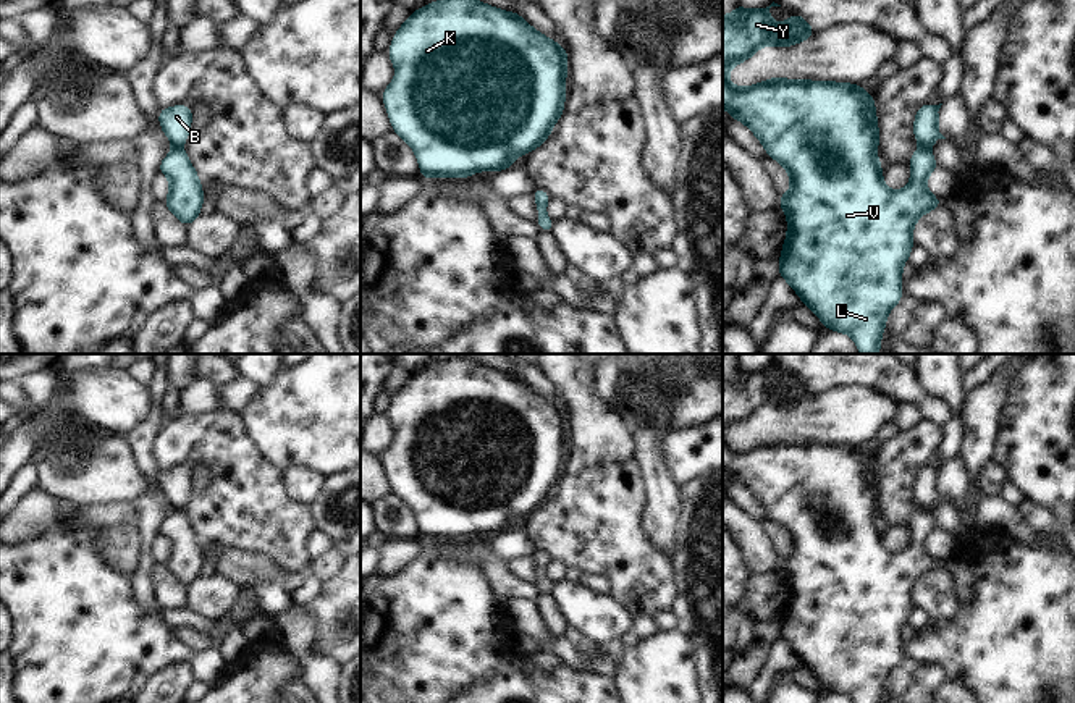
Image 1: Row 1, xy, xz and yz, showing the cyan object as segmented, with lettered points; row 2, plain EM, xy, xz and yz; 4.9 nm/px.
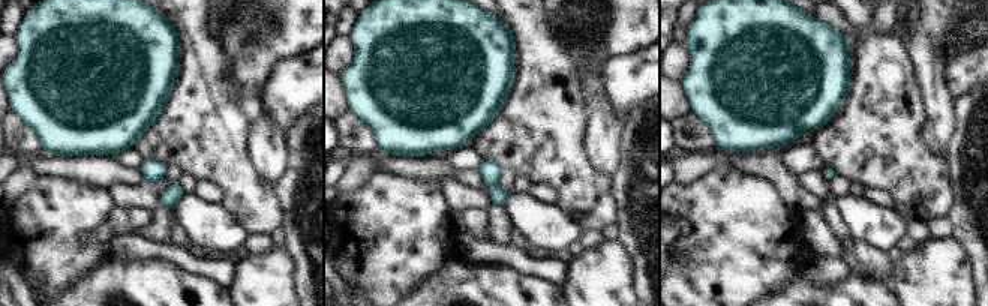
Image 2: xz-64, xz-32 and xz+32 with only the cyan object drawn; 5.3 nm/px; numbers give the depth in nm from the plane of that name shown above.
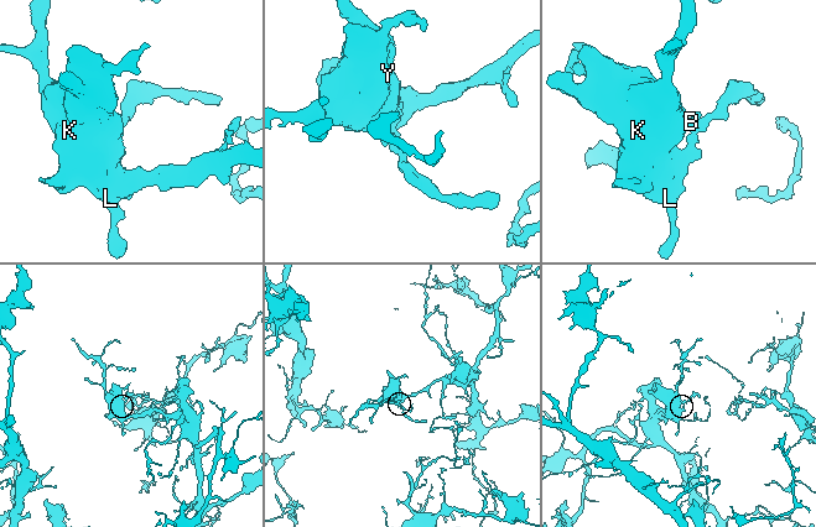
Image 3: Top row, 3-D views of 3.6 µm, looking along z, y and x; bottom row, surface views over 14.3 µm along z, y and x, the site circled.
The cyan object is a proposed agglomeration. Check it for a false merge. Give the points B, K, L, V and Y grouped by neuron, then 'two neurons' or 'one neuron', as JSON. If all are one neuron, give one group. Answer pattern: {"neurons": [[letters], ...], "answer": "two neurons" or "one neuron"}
{"neurons": [["B", "K", "L", "V", "Y"]], "answer": "one neuron"}

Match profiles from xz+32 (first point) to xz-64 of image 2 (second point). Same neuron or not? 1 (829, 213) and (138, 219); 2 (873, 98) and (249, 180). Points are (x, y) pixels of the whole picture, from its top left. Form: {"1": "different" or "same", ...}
{"1": "different", "2": "same"}

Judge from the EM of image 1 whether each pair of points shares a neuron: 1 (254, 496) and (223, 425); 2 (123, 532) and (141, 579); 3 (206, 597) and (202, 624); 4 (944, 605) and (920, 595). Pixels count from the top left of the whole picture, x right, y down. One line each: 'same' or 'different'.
1: same
2: different
3: different
4: same

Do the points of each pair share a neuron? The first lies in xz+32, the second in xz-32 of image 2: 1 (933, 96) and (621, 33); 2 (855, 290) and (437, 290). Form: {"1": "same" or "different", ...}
{"1": "different", "2": "same"}

